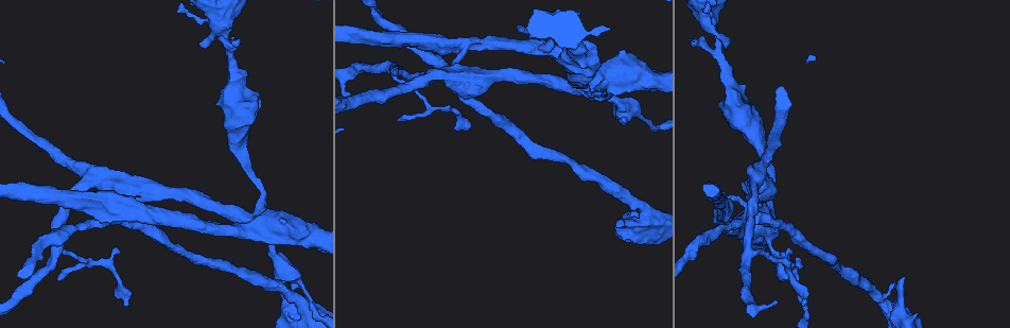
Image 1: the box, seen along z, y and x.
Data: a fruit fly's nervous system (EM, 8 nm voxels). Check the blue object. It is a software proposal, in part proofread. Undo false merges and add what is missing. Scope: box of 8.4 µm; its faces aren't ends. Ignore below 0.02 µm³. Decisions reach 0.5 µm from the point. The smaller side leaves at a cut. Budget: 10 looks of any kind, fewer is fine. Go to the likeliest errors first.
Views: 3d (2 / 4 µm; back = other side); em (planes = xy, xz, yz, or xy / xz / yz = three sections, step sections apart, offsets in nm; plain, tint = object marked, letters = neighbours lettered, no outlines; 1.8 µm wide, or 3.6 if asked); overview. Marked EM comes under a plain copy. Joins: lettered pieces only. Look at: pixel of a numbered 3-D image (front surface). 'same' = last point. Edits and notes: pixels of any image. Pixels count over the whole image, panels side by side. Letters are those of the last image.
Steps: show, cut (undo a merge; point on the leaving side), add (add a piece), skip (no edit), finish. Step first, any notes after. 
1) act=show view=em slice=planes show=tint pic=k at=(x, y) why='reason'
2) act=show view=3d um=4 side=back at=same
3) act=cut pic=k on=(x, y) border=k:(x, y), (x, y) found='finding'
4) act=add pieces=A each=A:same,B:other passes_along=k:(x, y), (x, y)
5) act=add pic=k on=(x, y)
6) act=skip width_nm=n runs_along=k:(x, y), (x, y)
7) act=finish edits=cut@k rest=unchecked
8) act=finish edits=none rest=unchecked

act=show view=em um=3.6 slice=planes show=tint pic=1 at=(606, 86)

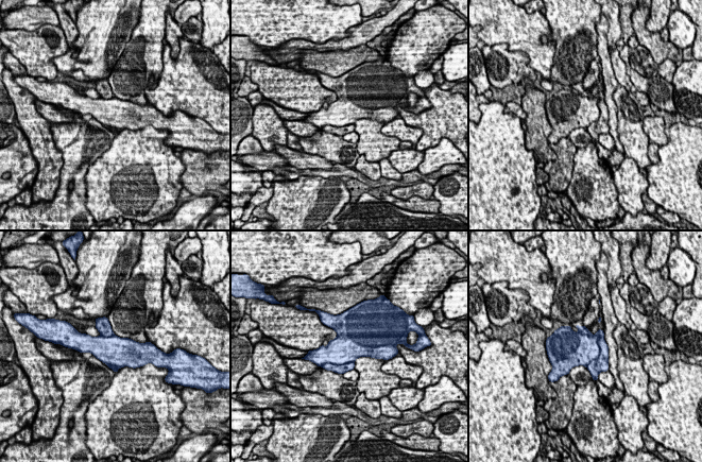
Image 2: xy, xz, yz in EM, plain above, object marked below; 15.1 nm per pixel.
act=show view=em um=3.6 slice=planes show=letters at=same why='see the neighbours'

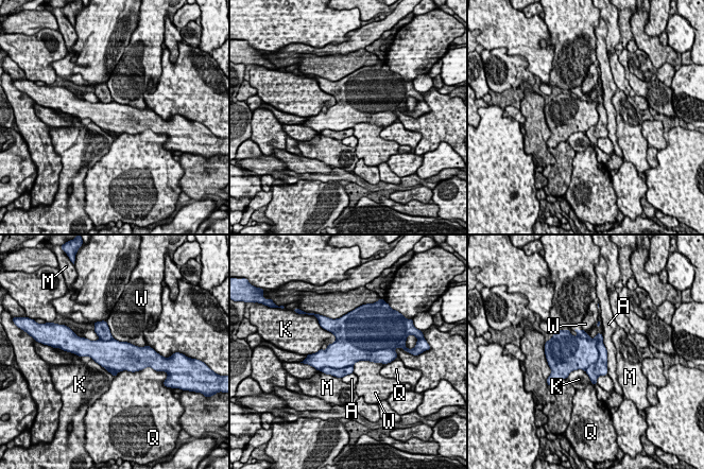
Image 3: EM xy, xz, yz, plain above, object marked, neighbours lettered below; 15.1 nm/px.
act=skip each=A:other,K:other,M:other,Q:other,W:other border=3:(105, 322), (115, 339), (147, 346) found='all the same neuron'

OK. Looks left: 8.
act=show view=em slice=planes show=letters pic=1 at=(126, 304) why='an open end'

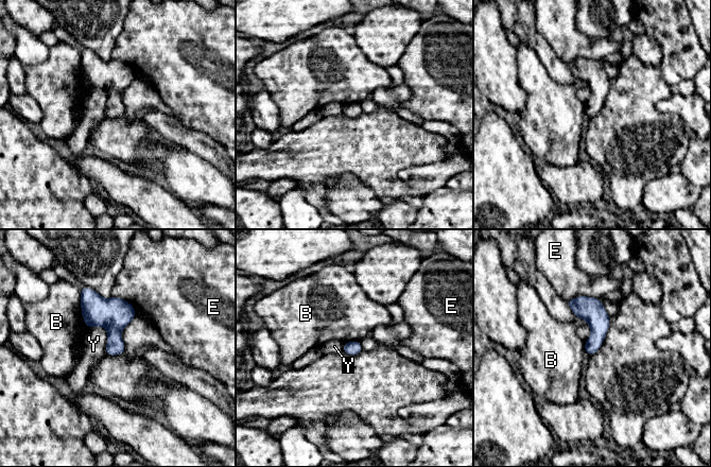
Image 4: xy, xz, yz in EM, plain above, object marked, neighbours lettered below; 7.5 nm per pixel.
act=skip each=B:other,E:other,Y:other border=4:(80, 290), (81, 314), (89, 328) found='none of them fits'

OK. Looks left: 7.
act=show view=3d um=4 pic=1 at=(649, 219) why='small branch off a trunk'

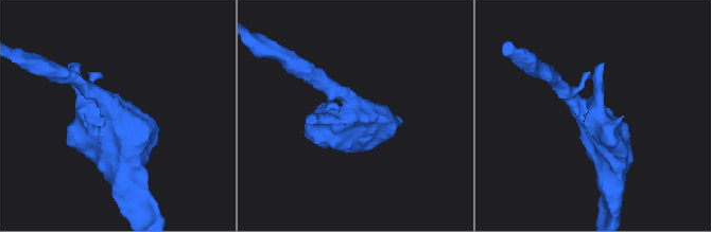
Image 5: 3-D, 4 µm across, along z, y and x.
act=show view=em slice=planes show=letters pic=5 at=(113, 111) arms=4 why='shape alone is not enough'

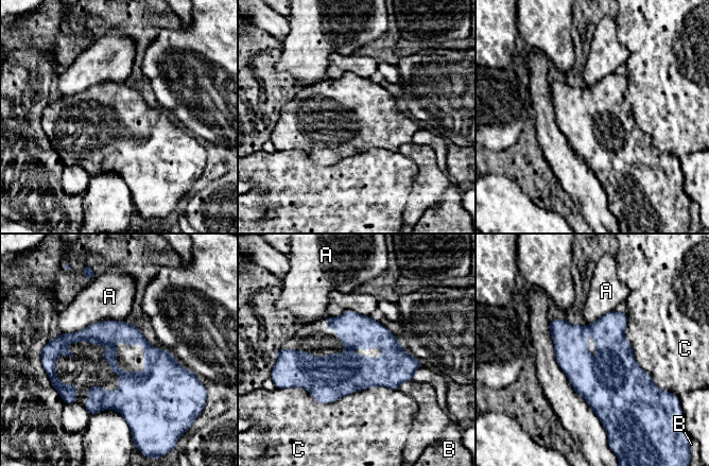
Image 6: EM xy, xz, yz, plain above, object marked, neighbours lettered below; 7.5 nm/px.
act=skip each=A:other,B:other,C:other runs_along=6:(56, 342), (132, 334), (179, 372) found='all the same neuron'

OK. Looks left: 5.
act=show view=em slice=planes show=letters pic=1 at=(107, 210) why='side arm on a straight run'

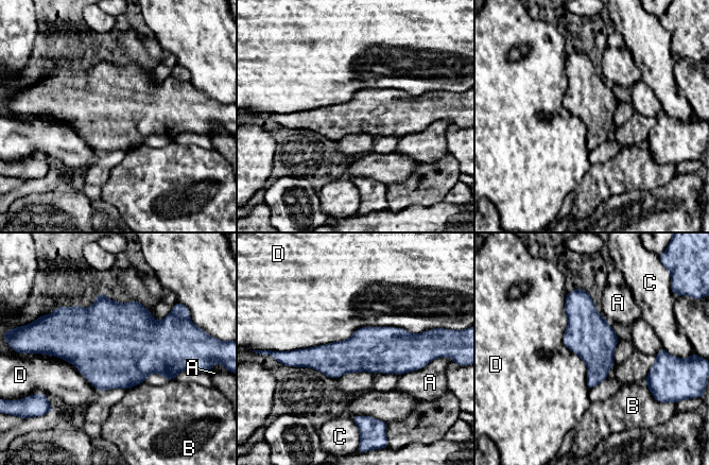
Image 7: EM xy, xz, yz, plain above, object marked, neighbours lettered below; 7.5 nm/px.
act=cut pic=7 on=(180, 311) each=A:other,B:other,C:other,D:other border=7:(171, 312), (184, 320) found='two neurons meet here'

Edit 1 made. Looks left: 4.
act=finish edits=cut@7 rest=unchecked

